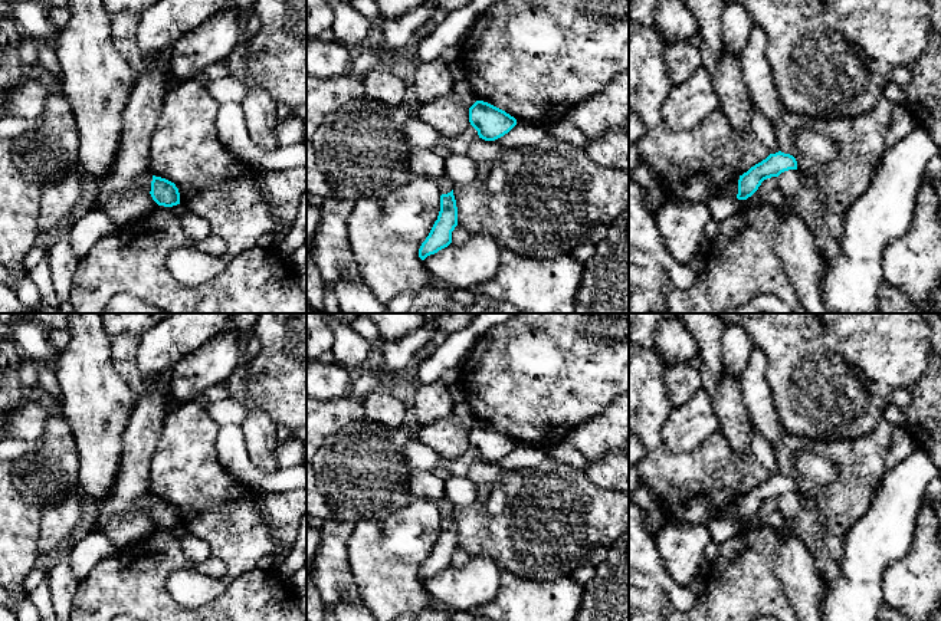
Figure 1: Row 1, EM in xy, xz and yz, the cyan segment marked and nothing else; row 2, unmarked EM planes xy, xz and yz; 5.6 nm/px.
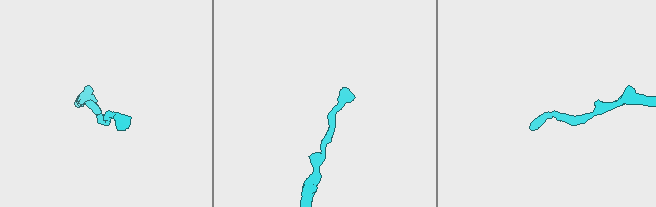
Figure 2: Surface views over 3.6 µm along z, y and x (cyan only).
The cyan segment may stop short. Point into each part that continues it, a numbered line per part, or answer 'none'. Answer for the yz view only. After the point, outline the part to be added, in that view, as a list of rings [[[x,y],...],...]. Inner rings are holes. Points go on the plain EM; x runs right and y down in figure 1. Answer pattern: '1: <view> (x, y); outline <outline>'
none

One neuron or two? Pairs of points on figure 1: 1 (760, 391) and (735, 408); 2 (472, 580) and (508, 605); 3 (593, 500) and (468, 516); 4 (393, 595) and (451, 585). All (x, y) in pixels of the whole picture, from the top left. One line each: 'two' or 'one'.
1: two
2: two
3: one
4: two

